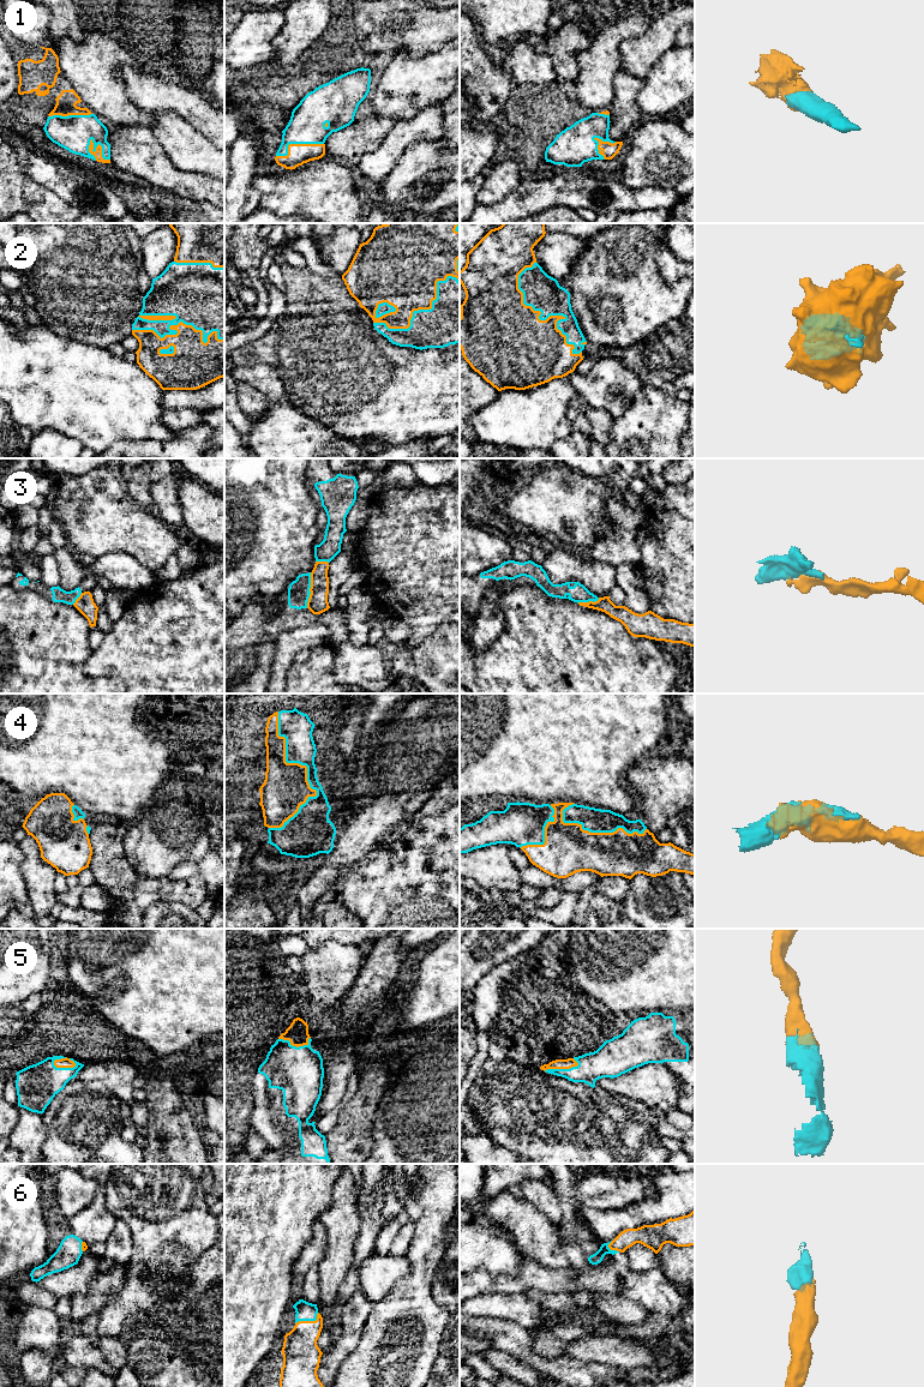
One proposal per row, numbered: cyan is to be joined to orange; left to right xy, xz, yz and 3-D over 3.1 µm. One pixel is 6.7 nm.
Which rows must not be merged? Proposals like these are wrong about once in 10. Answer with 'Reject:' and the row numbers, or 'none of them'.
Reject: 3

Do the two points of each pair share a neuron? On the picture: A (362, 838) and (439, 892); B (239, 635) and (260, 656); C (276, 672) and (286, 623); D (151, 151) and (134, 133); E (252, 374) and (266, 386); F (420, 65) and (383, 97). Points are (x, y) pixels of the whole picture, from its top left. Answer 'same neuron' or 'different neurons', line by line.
A: different neurons
B: different neurons
C: different neurons
D: same neuron
E: same neuron
F: same neuron

